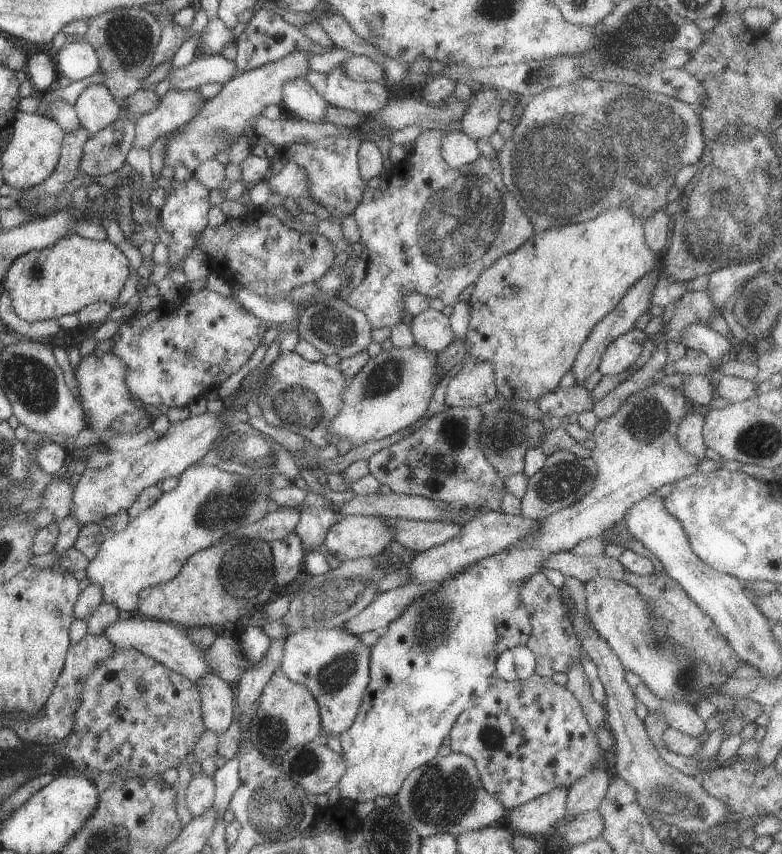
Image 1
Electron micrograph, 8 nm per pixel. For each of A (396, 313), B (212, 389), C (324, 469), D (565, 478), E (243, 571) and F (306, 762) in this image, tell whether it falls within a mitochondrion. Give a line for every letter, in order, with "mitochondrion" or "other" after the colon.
A: other
B: other
C: other
D: mitochondrion
E: mitochondrion
F: mitochondrion

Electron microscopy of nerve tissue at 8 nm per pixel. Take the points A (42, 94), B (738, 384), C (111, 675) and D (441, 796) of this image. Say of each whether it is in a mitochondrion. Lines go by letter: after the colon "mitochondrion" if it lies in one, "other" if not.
A: other
B: other
C: other
D: mitochondrion

